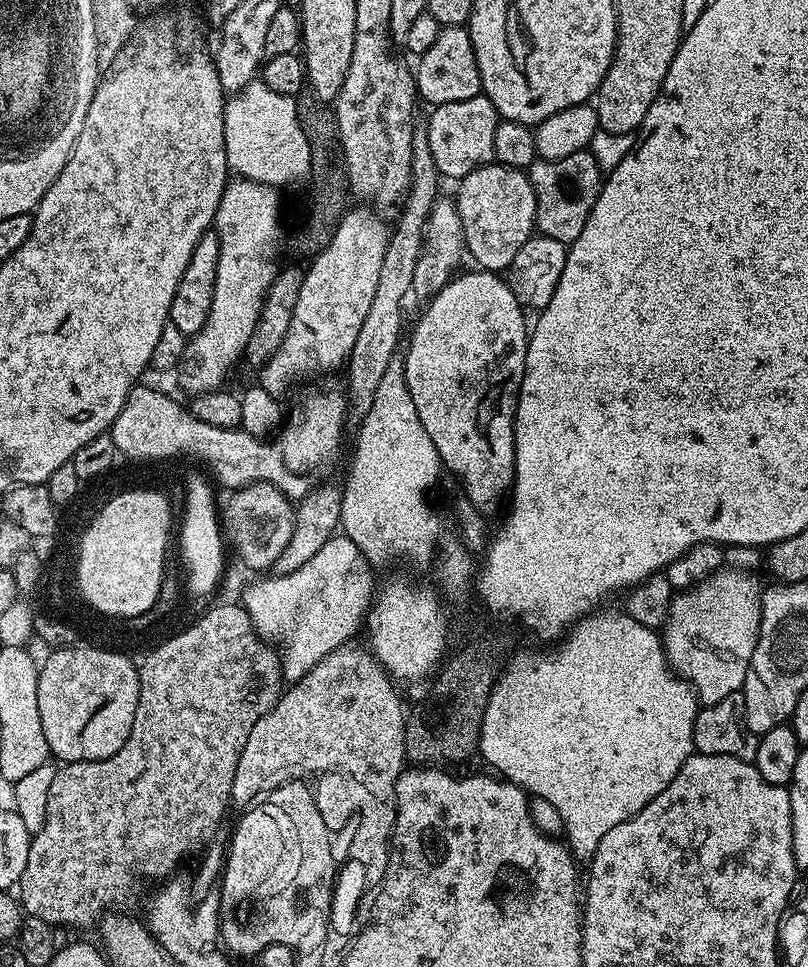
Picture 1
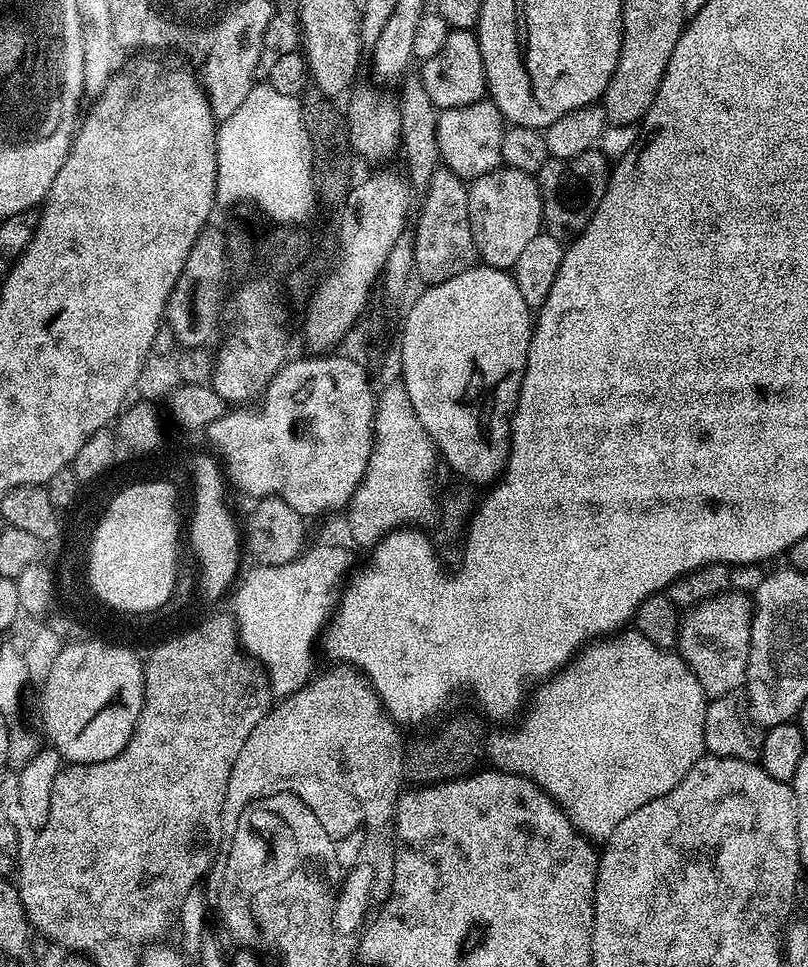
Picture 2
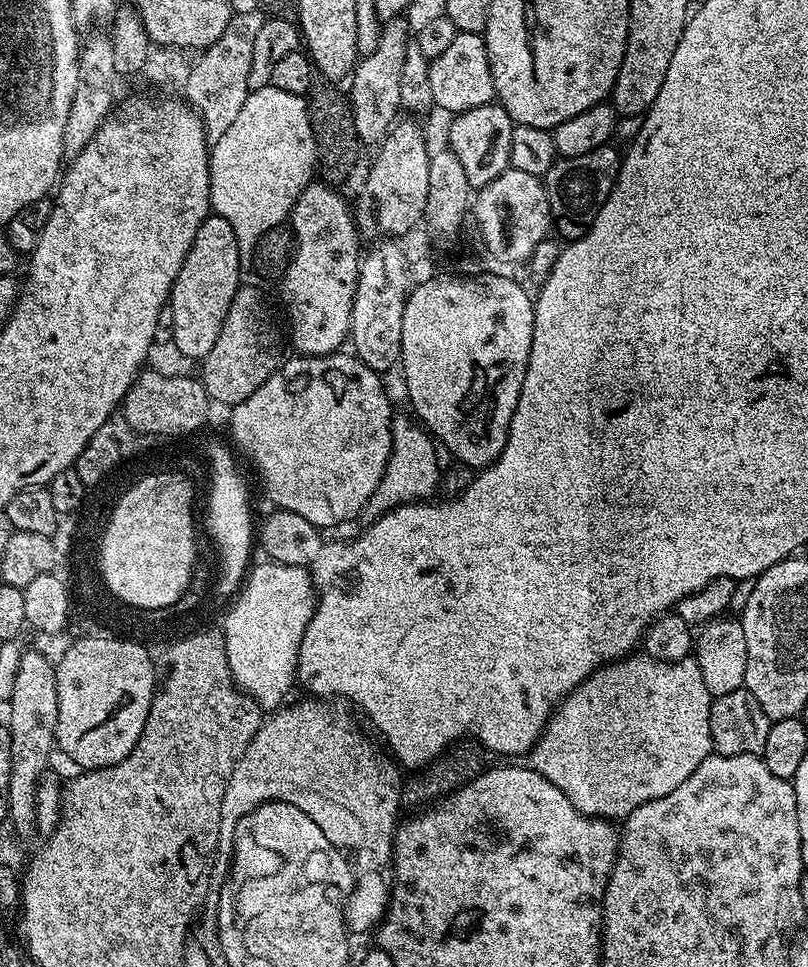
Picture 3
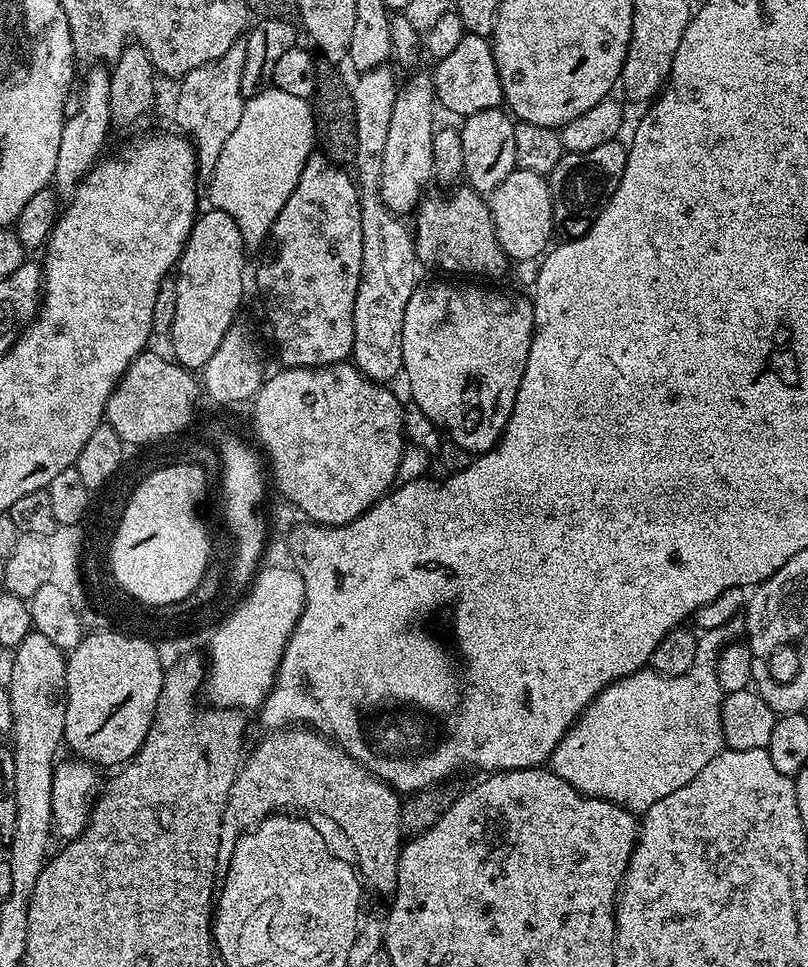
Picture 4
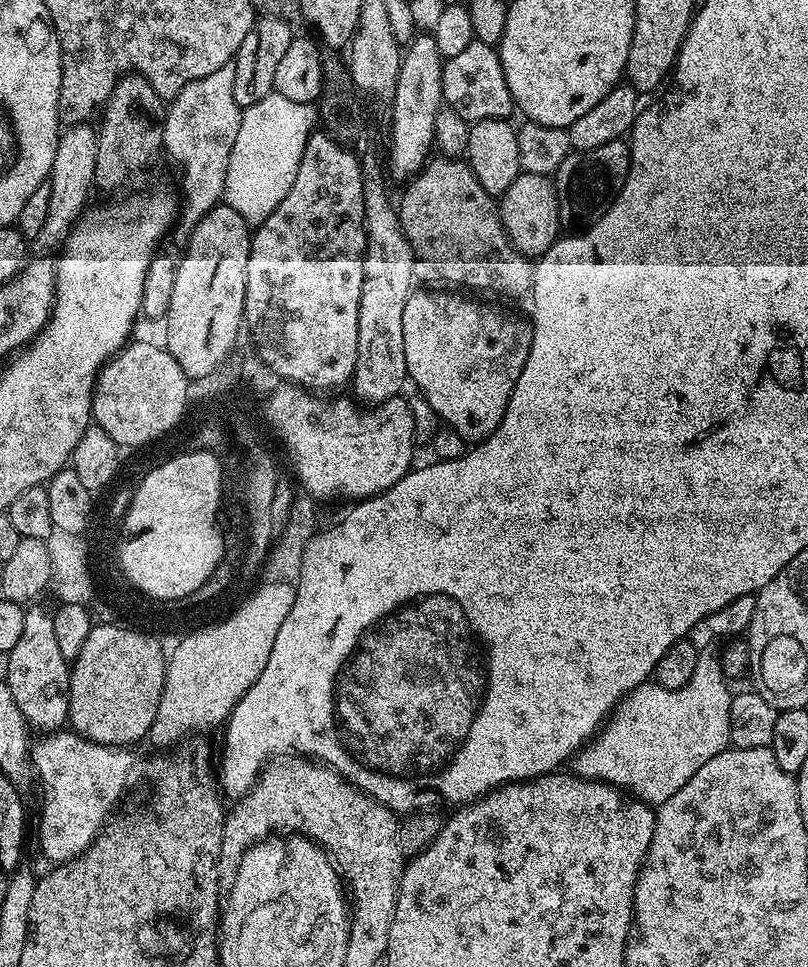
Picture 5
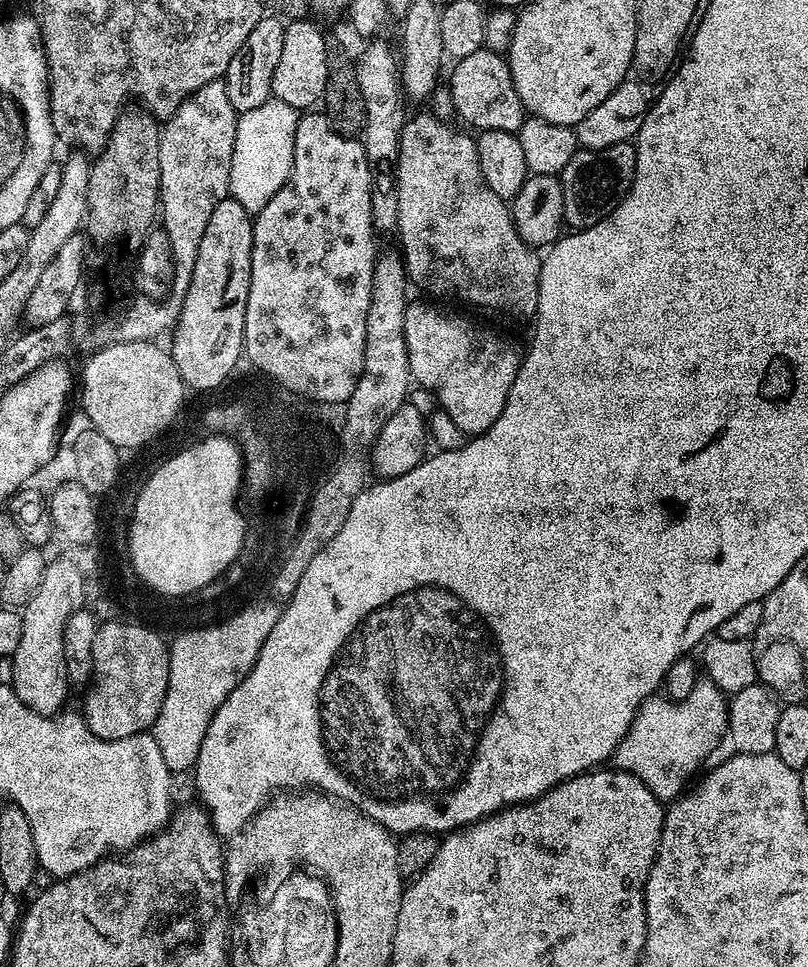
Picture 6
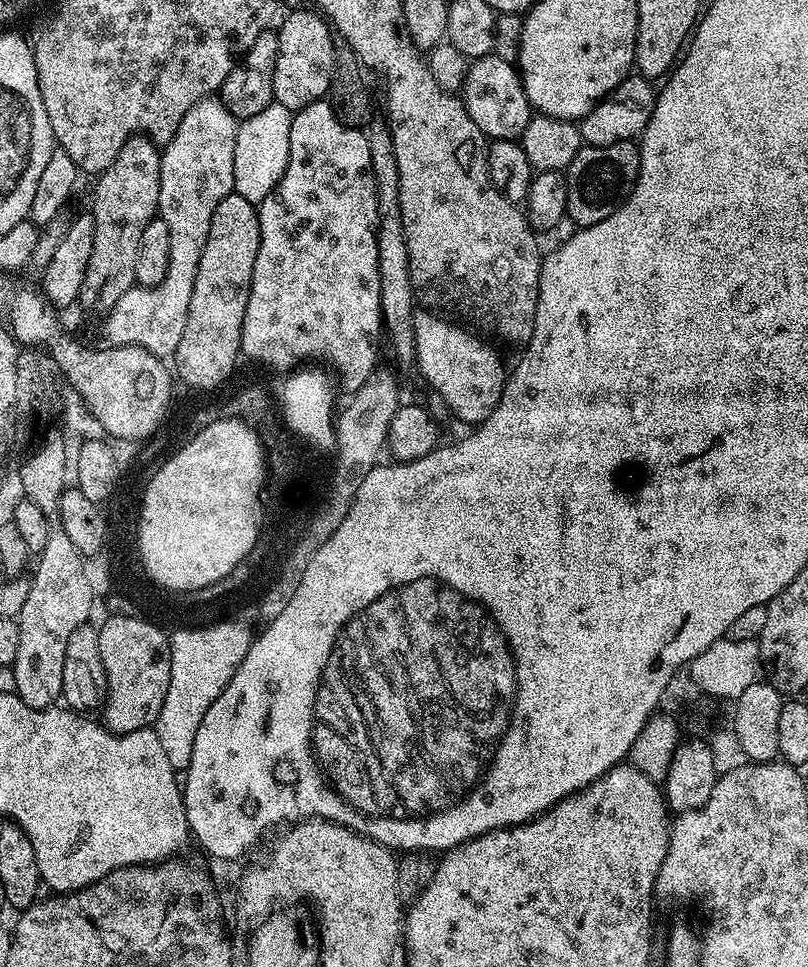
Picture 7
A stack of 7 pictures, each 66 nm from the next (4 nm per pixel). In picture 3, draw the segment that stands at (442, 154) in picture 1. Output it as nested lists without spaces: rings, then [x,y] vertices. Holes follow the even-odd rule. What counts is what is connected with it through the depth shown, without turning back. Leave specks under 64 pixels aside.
[[[493,102],[486,106],[474,106],[474,110],[457,112],[451,120],[447,147],[451,148],[458,158],[473,189],[485,188],[510,166],[510,134],[514,127],[510,114],[506,114],[501,104]]]

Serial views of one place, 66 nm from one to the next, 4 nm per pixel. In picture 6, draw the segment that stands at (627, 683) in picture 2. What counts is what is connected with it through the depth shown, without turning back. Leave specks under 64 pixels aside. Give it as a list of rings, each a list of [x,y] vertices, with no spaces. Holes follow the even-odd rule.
[[[707,678],[697,679],[684,700],[645,700],[636,709],[626,738],[622,738],[616,748],[615,767],[634,774],[634,778],[641,780],[662,802],[675,801],[689,787],[688,779],[705,767],[704,759],[719,746],[720,739],[725,739],[728,702],[729,697]]]

